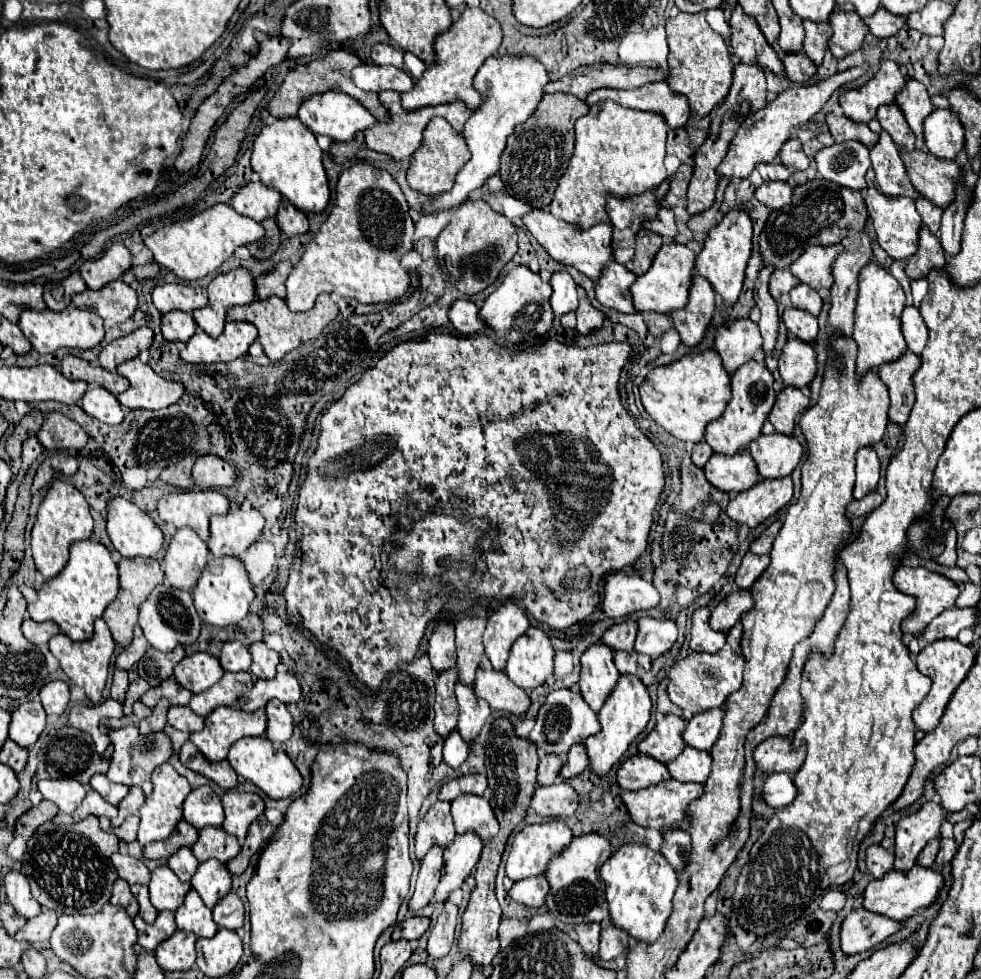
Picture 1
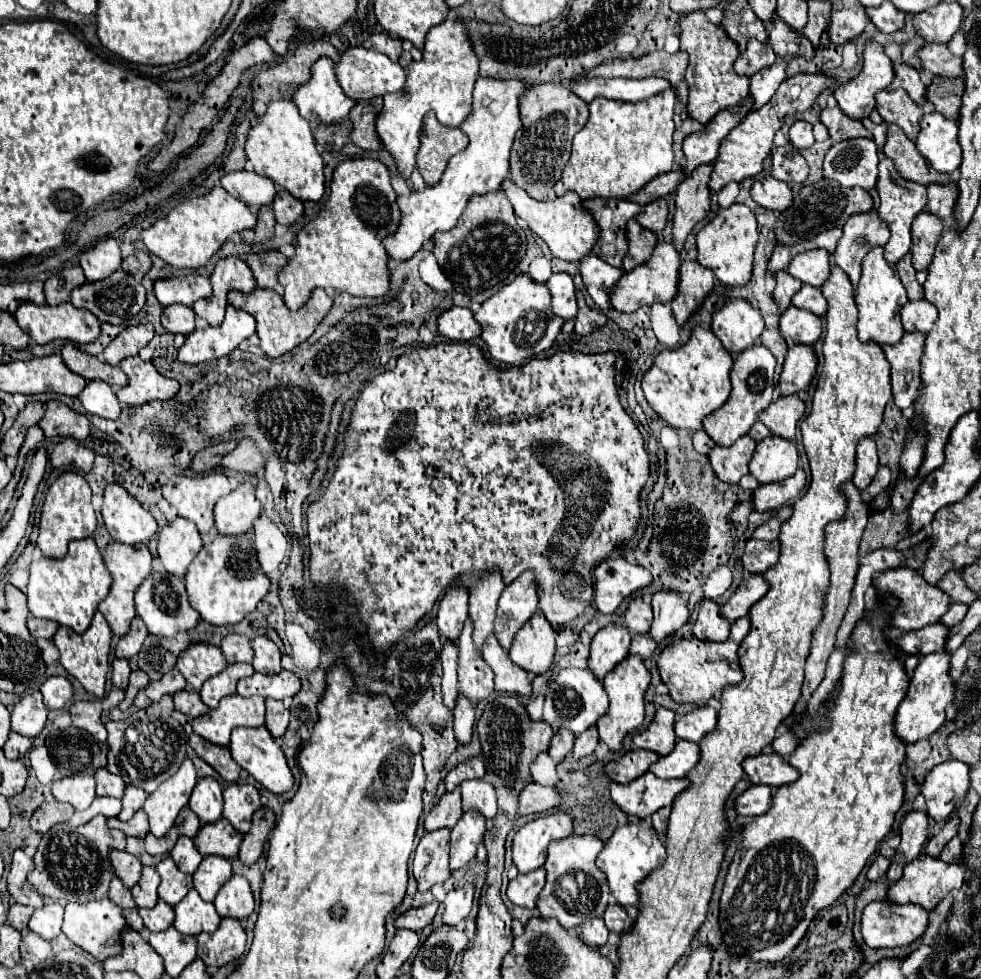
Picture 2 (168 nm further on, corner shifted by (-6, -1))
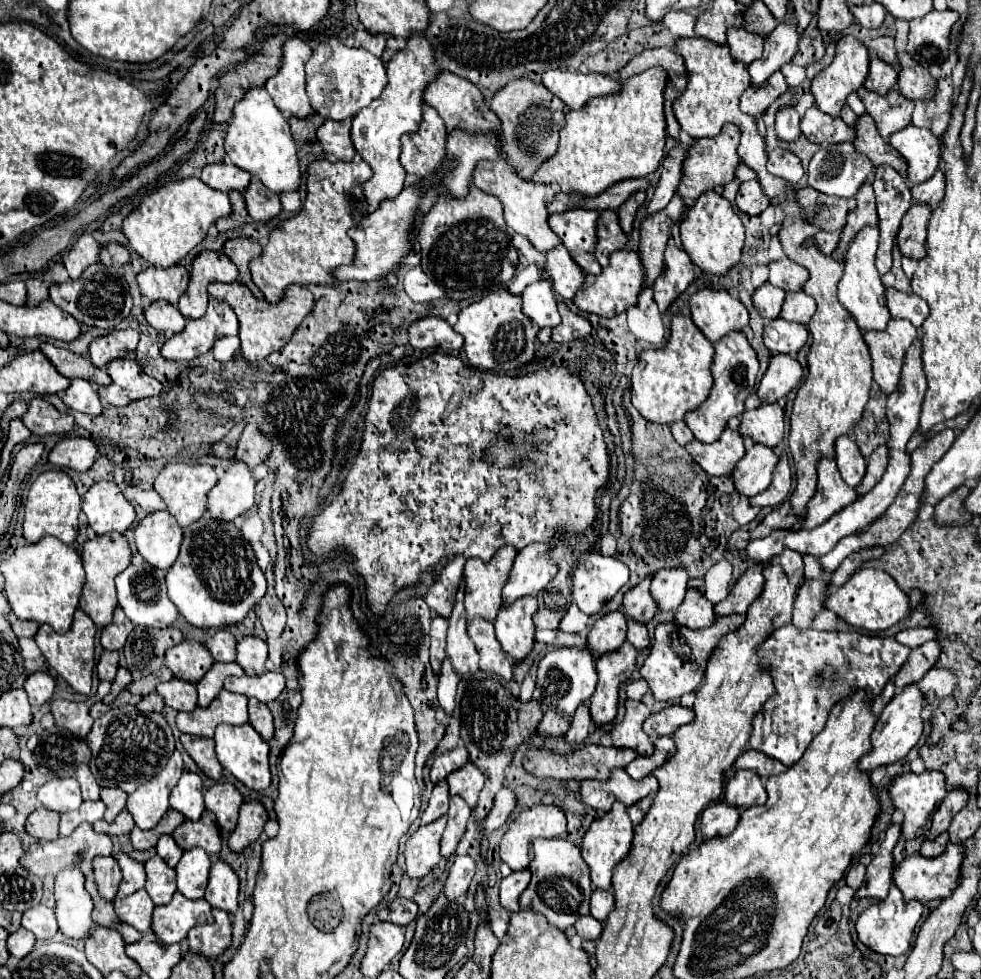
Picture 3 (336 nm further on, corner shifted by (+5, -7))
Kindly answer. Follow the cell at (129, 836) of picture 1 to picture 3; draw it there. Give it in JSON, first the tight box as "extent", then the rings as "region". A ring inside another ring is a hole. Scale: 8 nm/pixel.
{"extent":[93,809,135,835],"region":[[[123,809],[113,823],[107,823],[103,819],[97,821],[97,823],[93,823],[95,831],[107,833],[107,835],[127,835],[133,827],[135,827],[135,821],[133,821],[133,817],[131,817],[131,813],[127,809]]]}

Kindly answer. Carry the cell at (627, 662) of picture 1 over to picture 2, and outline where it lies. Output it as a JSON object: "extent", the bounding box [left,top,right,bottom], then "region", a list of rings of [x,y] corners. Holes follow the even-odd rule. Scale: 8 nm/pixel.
{"extent":[630,635,658,661],"region":[[[634,635],[632,637],[632,645],[630,645],[630,655],[640,655],[646,661],[646,659],[650,659],[654,655],[656,647],[658,645],[652,643],[650,637],[646,637],[646,635]]]}

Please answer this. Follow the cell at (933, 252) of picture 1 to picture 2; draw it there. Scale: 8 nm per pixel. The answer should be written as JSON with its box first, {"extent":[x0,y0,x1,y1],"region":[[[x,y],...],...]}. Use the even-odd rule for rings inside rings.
{"extent":[912,211,944,271],"region":[[[922,211],[912,223],[912,267],[916,271],[926,271],[934,257],[936,243],[944,233],[944,221],[936,219],[932,213]]]}

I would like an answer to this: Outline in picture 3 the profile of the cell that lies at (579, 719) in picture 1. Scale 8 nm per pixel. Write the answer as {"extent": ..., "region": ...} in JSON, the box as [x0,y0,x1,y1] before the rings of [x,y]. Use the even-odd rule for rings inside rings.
{"extent":[533,647,597,719],"region":[[[559,647],[559,649],[553,649],[549,653],[545,653],[537,665],[537,687],[535,687],[535,693],[533,697],[537,701],[541,701],[545,707],[555,707],[559,709],[567,719],[573,717],[575,709],[583,703],[583,701],[589,701],[589,697],[593,695],[595,691],[595,685],[597,685],[597,671],[595,671],[595,659],[593,659],[593,653],[587,649],[587,647]]]}

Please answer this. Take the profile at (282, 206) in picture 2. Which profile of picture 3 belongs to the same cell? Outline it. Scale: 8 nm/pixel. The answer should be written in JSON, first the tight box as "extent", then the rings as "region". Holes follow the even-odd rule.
{"extent":[243,177,281,223],"region":[[[257,177],[251,179],[251,183],[243,191],[243,197],[247,203],[247,211],[255,221],[267,223],[281,211],[279,195],[269,191],[265,185],[261,185],[261,181],[257,181]]]}

